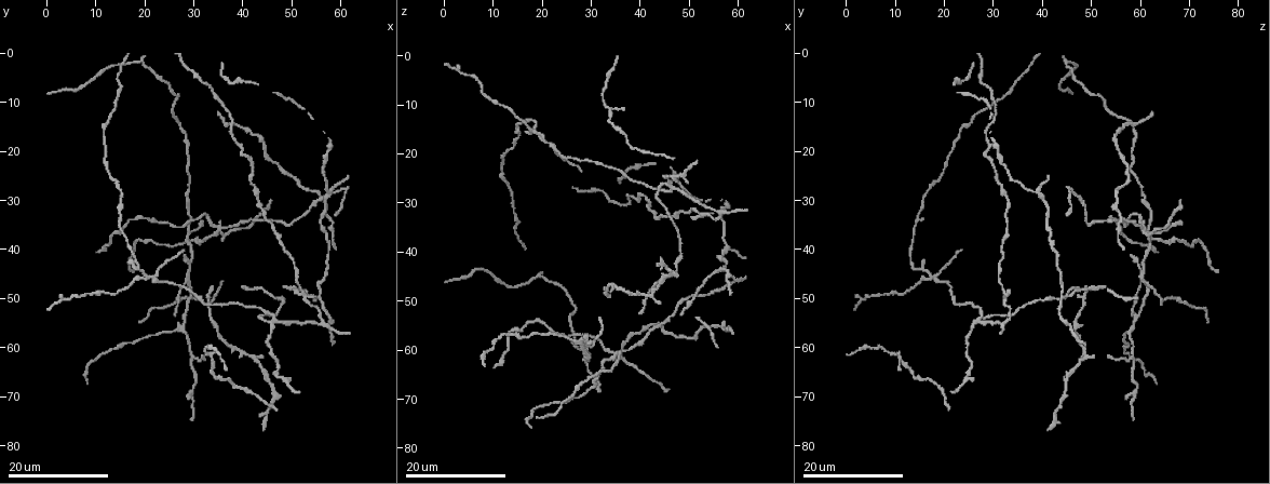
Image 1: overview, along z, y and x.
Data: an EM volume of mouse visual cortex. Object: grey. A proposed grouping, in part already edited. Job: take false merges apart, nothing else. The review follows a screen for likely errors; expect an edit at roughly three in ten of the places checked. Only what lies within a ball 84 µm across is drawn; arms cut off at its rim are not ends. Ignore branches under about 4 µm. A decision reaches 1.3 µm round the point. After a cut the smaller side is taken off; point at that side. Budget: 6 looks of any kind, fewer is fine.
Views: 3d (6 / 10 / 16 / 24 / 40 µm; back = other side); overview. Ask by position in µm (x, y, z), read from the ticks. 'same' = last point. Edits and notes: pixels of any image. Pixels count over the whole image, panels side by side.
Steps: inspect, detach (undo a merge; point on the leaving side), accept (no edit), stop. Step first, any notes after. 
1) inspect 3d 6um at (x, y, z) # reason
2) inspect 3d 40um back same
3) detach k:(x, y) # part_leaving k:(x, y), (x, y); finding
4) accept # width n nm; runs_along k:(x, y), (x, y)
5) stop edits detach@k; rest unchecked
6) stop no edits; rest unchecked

inspect 3d 16um at (34.0, 61.0, 10.5) # a fork

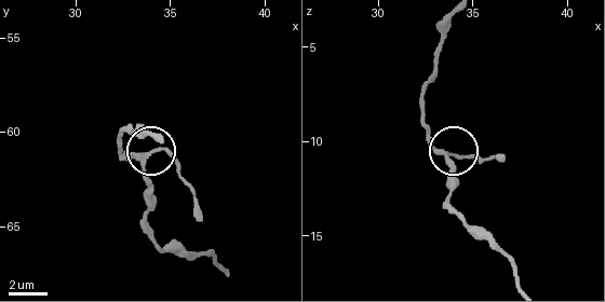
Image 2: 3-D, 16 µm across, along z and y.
inspect 3d 10um at (33.7, 61.2, 10.6)

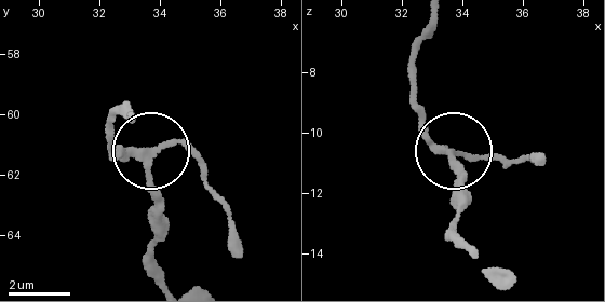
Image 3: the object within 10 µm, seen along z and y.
accept # arms 3; one neuron here

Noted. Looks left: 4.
inspect 3d 16um at (56.0, 55.0, 33.0) # branch point

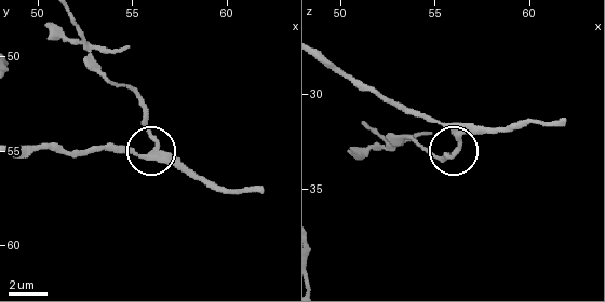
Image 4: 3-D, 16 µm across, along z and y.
inspect 3d 10um at (56.4, 54.9, 32.4)

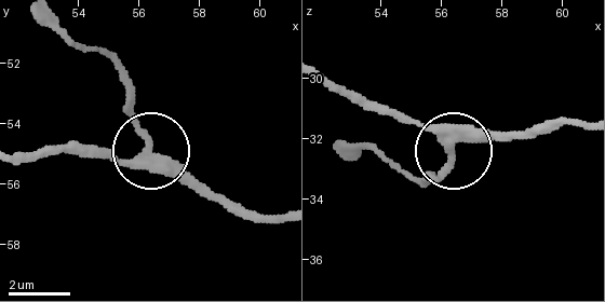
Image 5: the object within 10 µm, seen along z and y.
accept # runs_along 5:(21, 151), (160, 156), (204, 194); one neuron here

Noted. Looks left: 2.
stop no edits; rest unchecked

